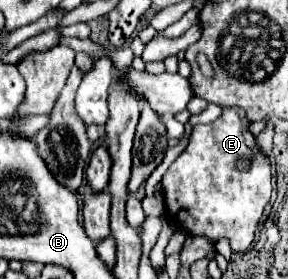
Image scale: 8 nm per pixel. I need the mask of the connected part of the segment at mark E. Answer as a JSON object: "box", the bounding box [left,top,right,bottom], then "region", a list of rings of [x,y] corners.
{"box":[162,107,272,253],"region":[[[222,107],[222,115],[208,124],[197,124],[192,129],[186,149],[176,157],[162,177],[164,201],[168,207],[168,217],[176,225],[186,227],[192,235],[208,235],[212,241],[226,237],[232,251],[240,253],[250,247],[254,233],[266,203],[272,193],[272,171],[266,155],[260,153],[254,135],[248,131],[248,121],[240,107]]]}

